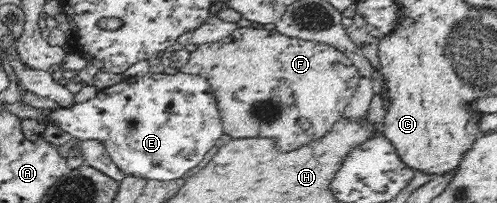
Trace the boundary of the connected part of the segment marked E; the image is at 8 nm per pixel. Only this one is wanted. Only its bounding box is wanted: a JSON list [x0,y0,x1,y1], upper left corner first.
[42,71,223,181]

